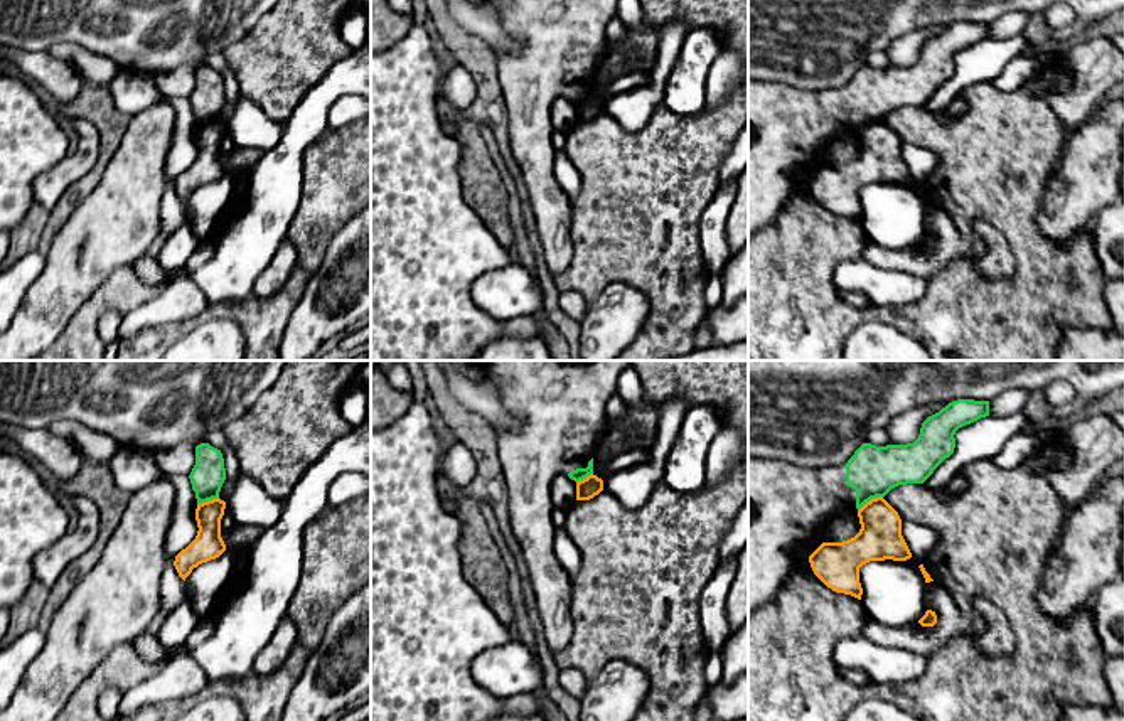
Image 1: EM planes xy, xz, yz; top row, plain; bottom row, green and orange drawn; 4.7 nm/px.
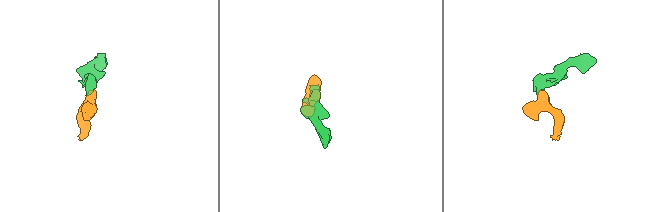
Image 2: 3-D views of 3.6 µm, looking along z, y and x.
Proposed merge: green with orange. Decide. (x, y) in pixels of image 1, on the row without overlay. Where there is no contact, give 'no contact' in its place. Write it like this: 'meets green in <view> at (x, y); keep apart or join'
meets green in yz at (870, 122); keep apart

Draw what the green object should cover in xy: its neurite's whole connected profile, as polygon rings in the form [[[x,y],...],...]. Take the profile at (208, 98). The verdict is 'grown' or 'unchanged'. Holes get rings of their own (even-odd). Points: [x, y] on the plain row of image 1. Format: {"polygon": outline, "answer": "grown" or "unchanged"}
{"polygon": [[[209,66],[195,69],[195,88],[189,98],[197,128],[219,120],[226,103],[224,81],[221,72]]], "answer": "unchanged"}

